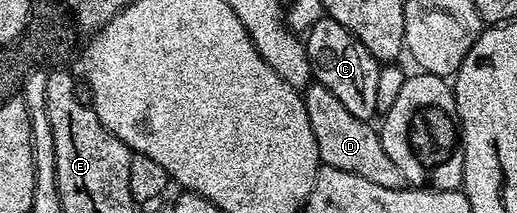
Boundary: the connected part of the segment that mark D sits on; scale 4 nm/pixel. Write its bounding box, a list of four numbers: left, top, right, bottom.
[302,82,406,188]

